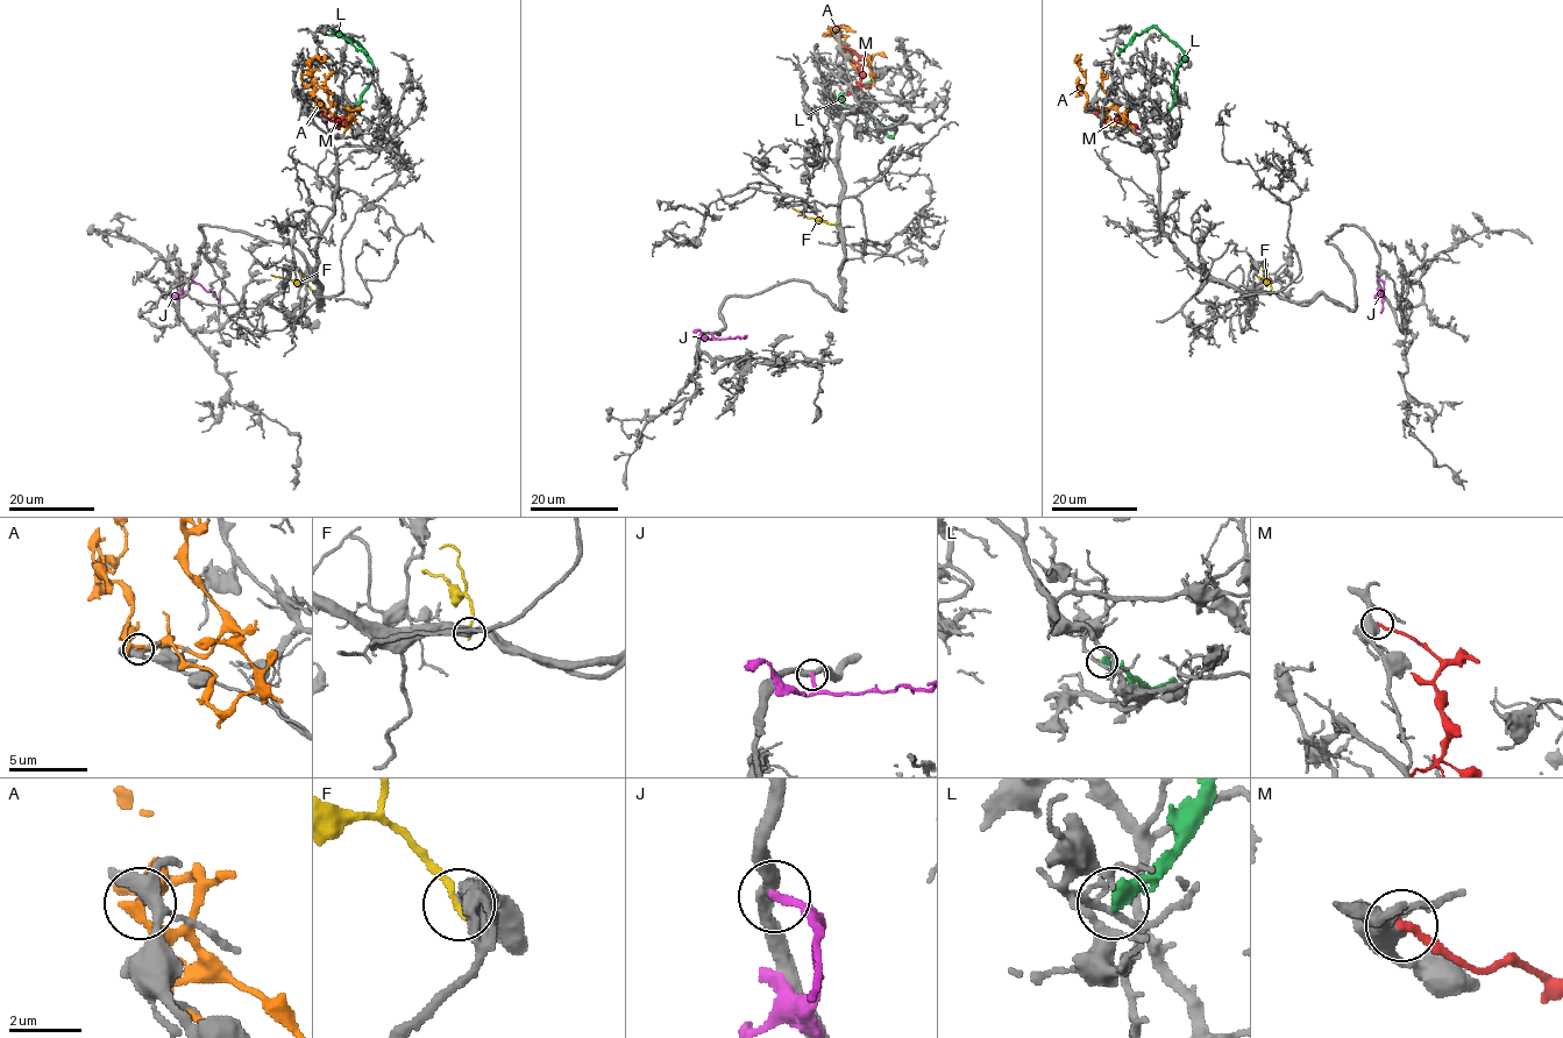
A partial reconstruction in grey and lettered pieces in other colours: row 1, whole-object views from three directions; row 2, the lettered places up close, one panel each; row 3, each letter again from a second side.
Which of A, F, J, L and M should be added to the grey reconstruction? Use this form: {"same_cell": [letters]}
{"same_cell": []}

